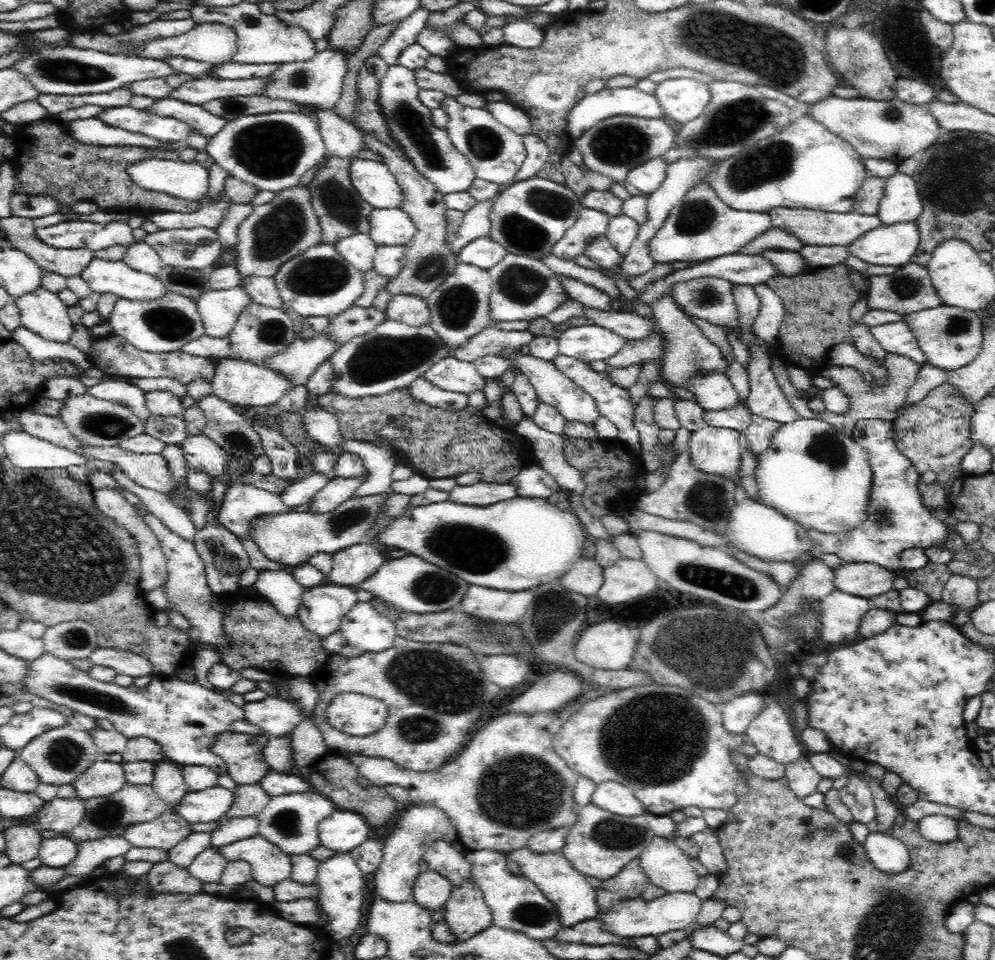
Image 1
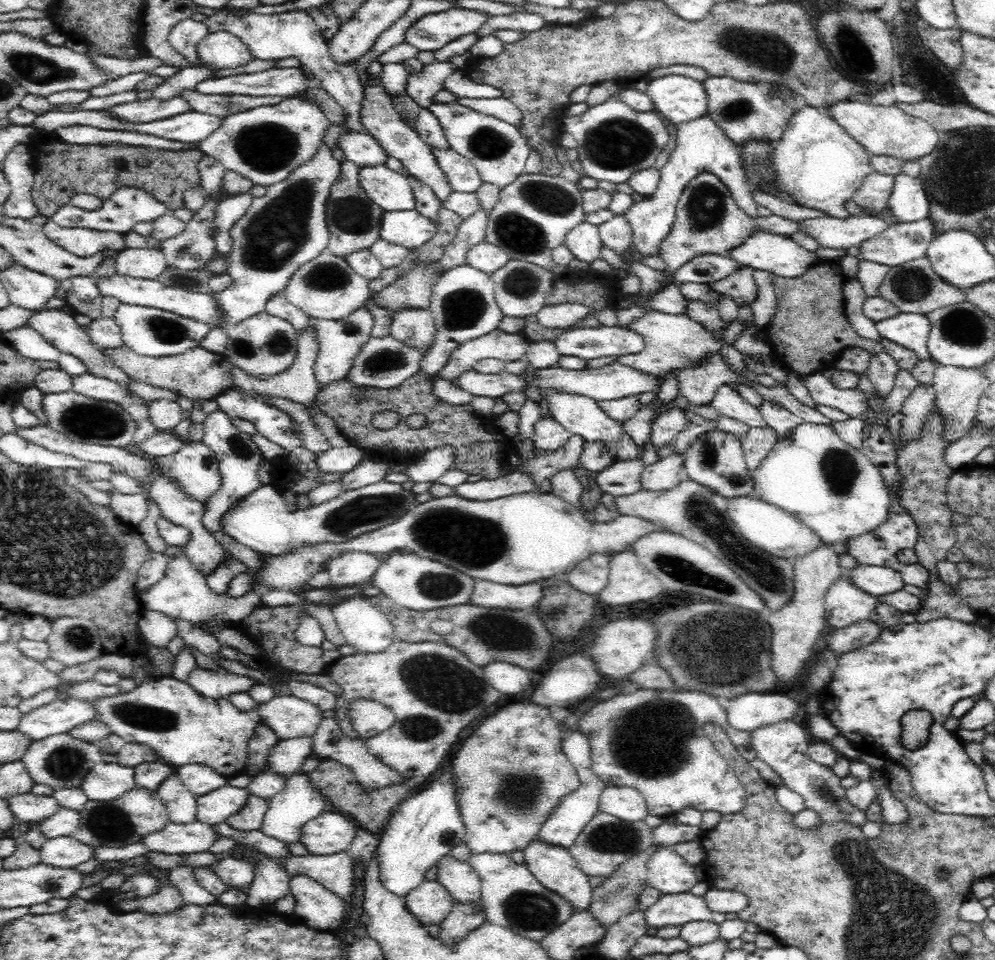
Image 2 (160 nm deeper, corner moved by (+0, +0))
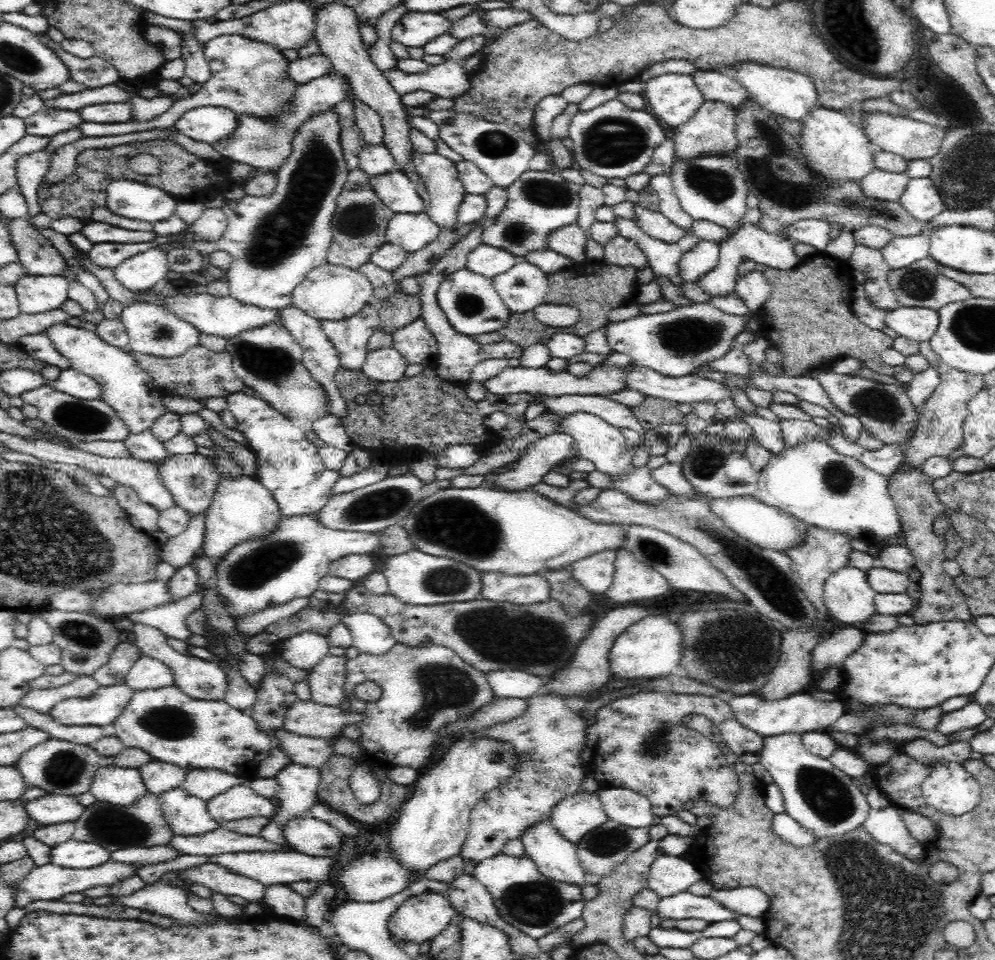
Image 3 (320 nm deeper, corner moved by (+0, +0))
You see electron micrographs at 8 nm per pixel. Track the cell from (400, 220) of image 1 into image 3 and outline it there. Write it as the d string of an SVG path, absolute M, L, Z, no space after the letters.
M426 213L396 214L386 229L388 243L400 245L406 252L418 252L439 235L439 228Z

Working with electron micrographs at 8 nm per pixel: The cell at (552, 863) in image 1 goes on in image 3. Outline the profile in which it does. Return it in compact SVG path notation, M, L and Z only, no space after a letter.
M545 818L526 828L519 838L522 841L524 852L538 867L538 870L552 880L569 882L584 886L585 870L580 866L580 859L577 855L577 845L568 842L553 826L550 818Z

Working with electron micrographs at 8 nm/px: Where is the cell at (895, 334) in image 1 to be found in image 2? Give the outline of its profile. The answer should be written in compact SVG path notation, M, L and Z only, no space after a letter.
M899 312L896 316L875 322L875 327L886 340L913 350L919 359L931 358L927 349L931 322L926 314Z

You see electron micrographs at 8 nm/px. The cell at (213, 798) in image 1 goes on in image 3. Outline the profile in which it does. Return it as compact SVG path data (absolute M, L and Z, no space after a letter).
M248 784L229 788L207 802L208 812L218 824L242 820L248 817L264 817L274 820L277 806L260 796Z

